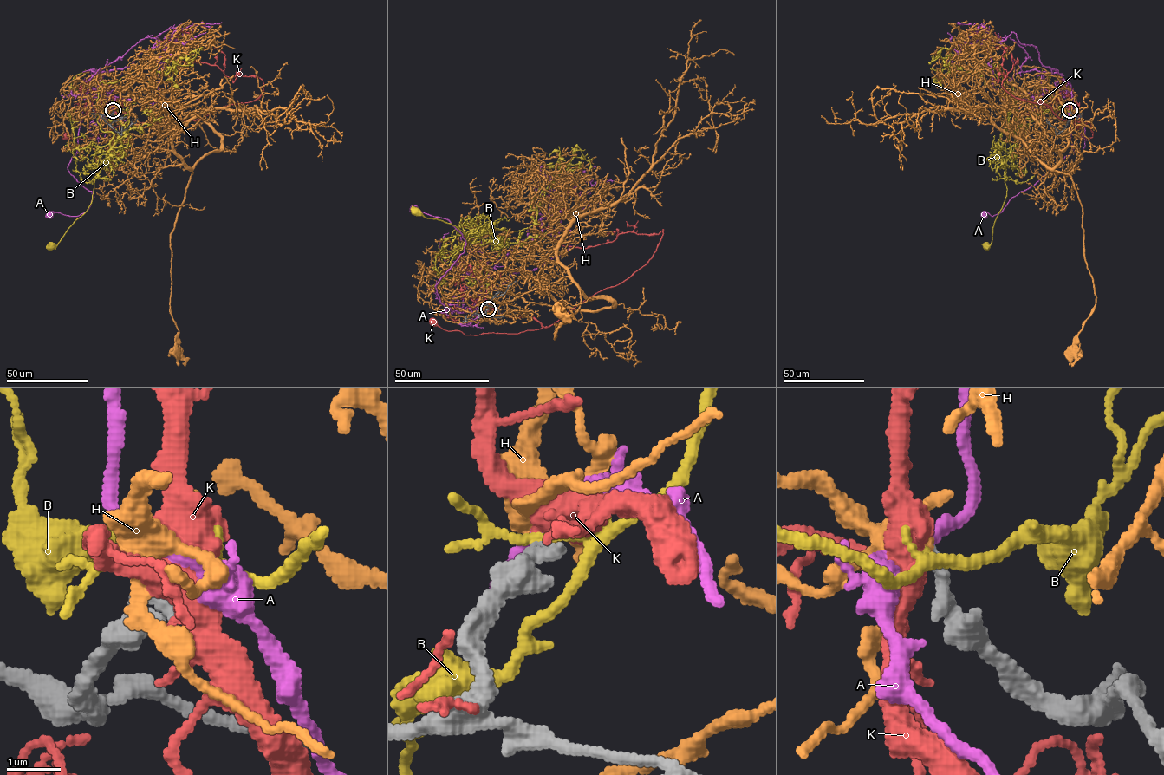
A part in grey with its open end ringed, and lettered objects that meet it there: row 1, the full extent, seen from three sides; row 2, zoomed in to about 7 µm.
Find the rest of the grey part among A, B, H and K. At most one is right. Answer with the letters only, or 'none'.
H

